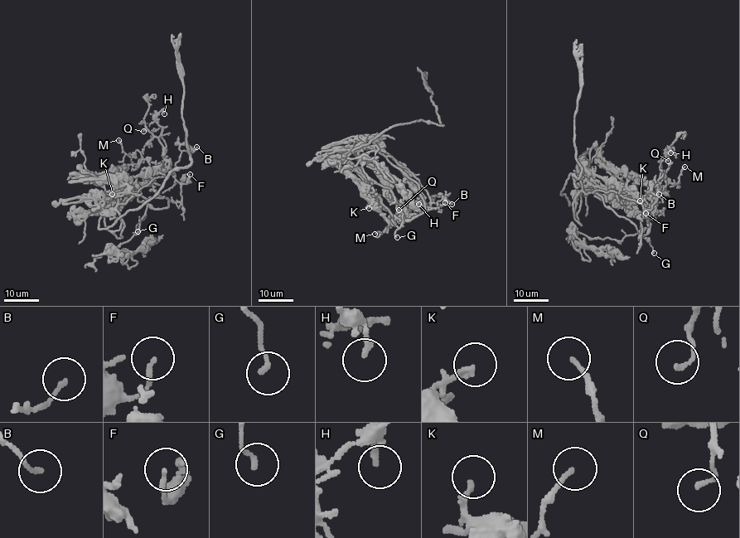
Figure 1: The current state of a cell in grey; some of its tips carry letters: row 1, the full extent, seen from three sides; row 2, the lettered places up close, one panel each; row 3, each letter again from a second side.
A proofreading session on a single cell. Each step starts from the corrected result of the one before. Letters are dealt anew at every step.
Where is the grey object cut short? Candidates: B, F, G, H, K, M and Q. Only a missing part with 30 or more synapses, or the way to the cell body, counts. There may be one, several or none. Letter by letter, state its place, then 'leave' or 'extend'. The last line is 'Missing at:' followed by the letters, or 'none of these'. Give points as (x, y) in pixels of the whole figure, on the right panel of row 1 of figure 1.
B: (659, 194) | leave
F: (645, 213) | leave
G: (654, 253) | leave
H: (670, 152) | leave
K: (640, 201) | leave
M: (684, 167) | leave
Q: (668, 161) | leave
Missing at: none of these

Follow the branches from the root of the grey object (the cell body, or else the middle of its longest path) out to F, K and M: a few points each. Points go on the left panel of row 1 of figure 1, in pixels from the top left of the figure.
F: (103, 203), (103, 209), (113, 210), (127, 203), (153, 178), (173, 172), (181, 182), (190, 174)
K: (103, 203), (98, 209), (85, 212), (112, 201), (112, 194)
M: (103, 203), (153, 174), (137, 150), (134, 155), (128, 156), (118, 140)

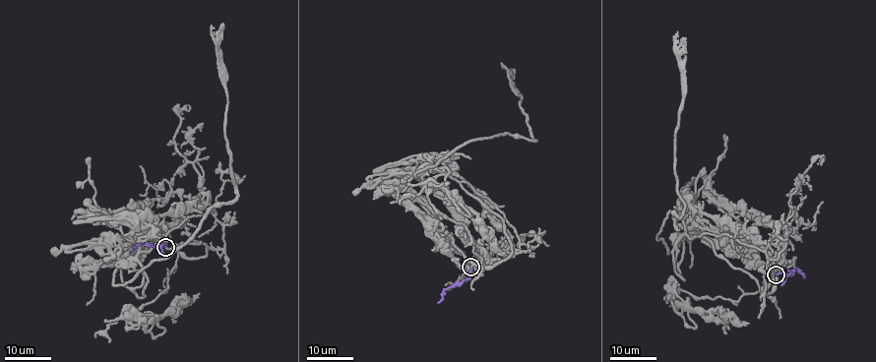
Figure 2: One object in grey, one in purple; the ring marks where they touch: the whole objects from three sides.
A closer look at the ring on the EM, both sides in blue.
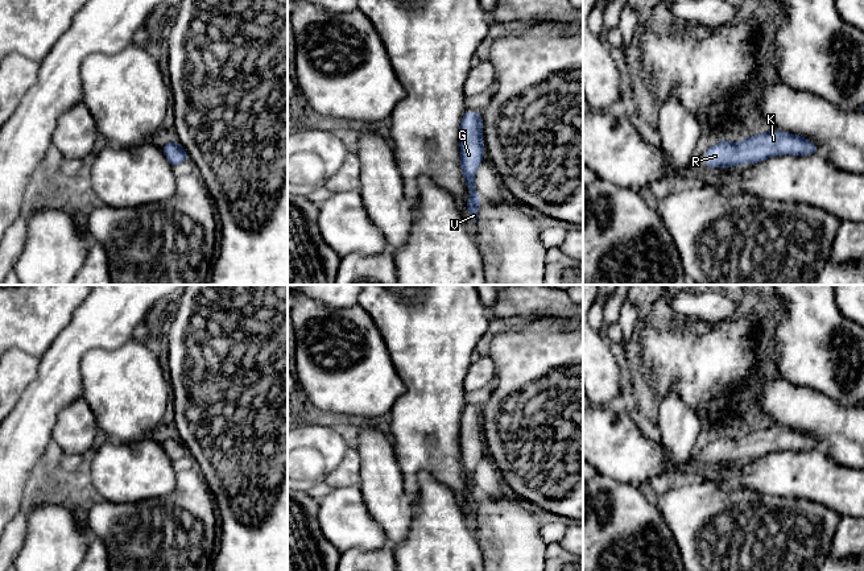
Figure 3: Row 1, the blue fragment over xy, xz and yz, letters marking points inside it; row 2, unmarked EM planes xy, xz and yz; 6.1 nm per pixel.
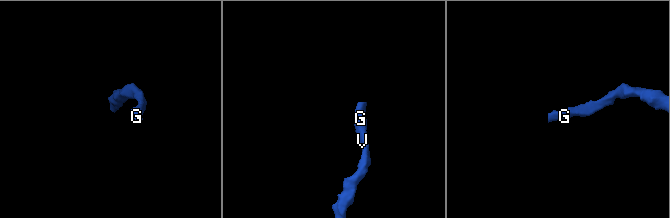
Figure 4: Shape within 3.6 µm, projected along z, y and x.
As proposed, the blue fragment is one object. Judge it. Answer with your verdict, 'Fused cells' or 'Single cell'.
Single cell

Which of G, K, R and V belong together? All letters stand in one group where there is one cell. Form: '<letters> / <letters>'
G K R V

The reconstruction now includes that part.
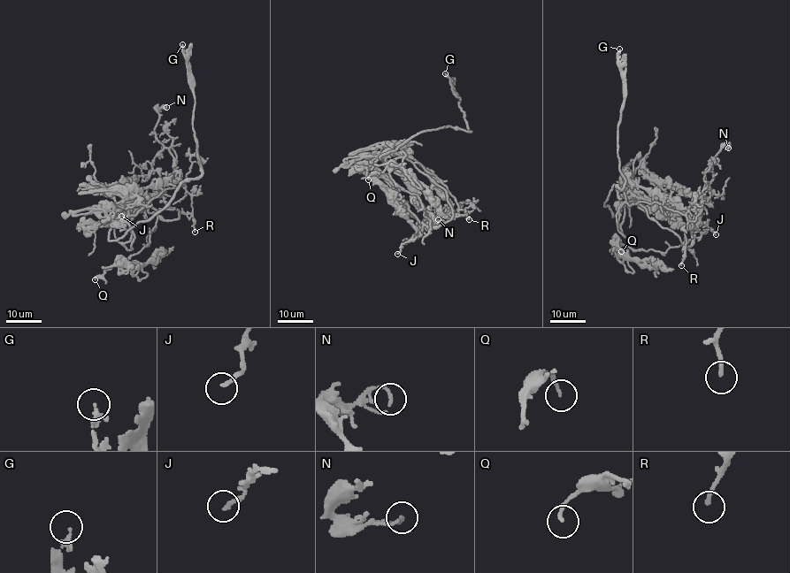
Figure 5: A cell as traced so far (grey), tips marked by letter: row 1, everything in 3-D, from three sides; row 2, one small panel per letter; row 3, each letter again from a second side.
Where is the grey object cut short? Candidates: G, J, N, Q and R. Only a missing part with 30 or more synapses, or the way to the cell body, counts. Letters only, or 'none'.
G, R

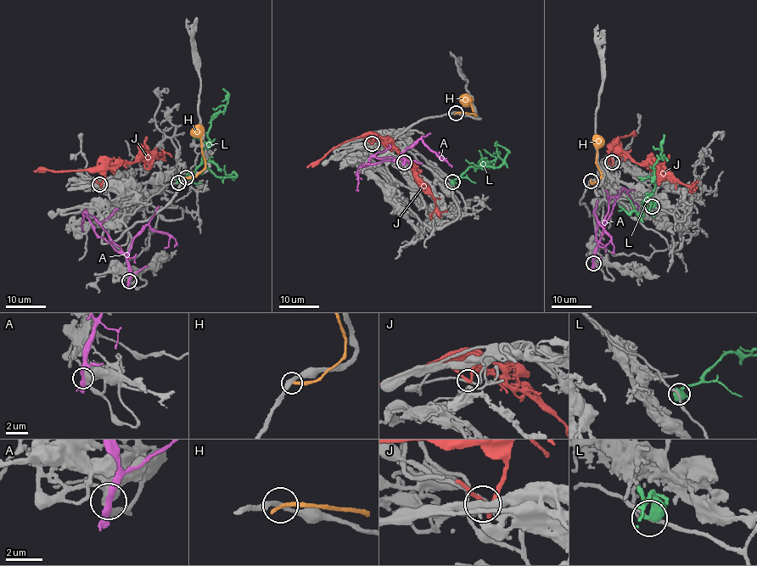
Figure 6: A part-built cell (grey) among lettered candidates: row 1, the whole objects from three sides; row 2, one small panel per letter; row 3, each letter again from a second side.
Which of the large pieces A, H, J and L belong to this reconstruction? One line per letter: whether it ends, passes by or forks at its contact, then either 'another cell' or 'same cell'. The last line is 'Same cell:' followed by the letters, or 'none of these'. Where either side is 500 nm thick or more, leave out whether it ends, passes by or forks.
A: it passes by; another cell
H: it ends there; another cell
J: it passes by; same cell
L: another cell
Same cell: J

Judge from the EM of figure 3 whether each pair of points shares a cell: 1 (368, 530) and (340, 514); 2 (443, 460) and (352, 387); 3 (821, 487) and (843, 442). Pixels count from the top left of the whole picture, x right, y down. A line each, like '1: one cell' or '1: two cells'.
1: one cell
2: two cells
3: two cells

